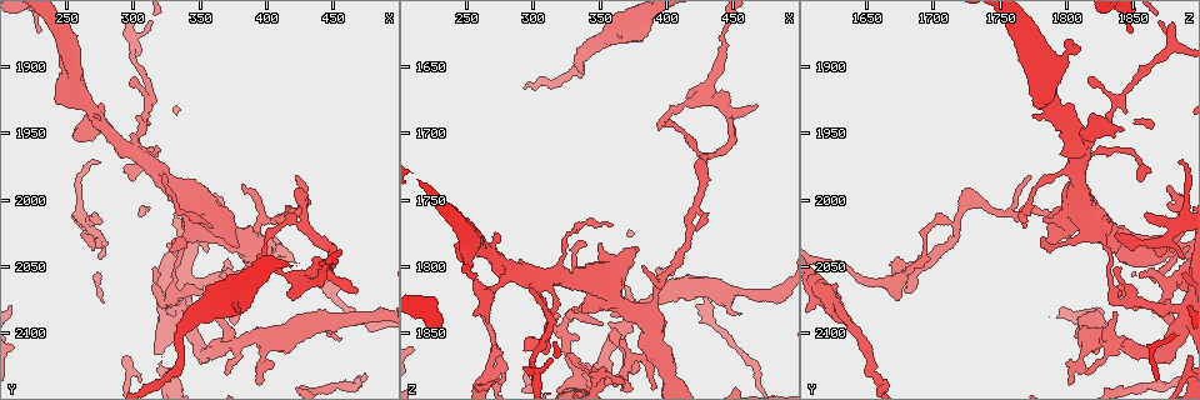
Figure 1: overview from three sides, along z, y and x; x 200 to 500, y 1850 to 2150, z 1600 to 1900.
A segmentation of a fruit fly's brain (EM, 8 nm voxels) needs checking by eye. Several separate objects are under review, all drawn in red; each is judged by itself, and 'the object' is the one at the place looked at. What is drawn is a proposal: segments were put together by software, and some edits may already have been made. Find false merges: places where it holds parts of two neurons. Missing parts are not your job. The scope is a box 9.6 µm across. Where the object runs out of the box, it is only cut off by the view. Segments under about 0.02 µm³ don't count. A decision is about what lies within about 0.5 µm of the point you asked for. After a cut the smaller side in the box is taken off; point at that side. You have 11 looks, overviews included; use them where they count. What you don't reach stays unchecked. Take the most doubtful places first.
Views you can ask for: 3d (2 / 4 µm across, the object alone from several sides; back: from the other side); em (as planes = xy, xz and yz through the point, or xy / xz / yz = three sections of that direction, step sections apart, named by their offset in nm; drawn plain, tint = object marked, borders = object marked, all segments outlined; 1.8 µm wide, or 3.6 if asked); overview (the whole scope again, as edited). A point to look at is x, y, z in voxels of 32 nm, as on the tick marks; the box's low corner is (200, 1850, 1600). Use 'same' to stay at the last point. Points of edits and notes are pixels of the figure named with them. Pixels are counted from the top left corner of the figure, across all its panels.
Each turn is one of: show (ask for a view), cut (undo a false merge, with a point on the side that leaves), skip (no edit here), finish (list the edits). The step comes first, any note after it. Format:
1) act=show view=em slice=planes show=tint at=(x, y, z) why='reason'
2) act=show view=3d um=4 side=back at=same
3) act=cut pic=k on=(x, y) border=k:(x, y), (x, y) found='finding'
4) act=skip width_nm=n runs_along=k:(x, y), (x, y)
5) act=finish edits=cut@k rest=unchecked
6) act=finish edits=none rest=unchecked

act=show view=3d um=4 at=(370, 2060, 1874) why='arms part here'

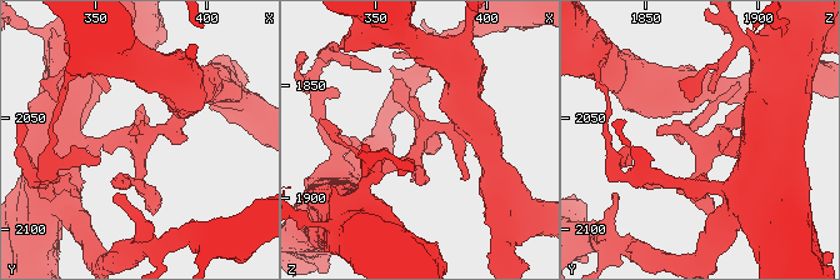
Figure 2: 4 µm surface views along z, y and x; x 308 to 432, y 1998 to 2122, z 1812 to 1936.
act=show view=em um=3.6 slice=xz step=8 show=tint at=(370, 2062, 1874) why='need the tissue'

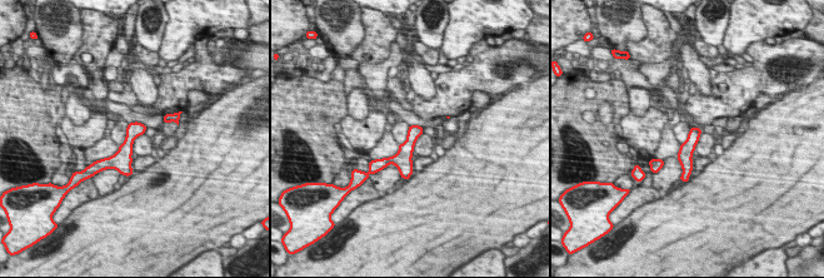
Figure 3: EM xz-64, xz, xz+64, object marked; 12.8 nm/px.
act=show view=em um=3.6 slice=planes show=tint at=same

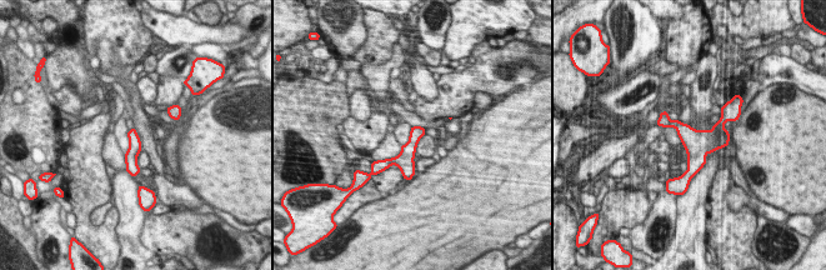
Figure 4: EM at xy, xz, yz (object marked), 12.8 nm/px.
act=skip width_nm=160 runs_along=4:(417, 129), (408, 150), (405, 174) found='one neuron here'

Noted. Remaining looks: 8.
act=show view=3d um=4 at=(300, 1888, 1878)

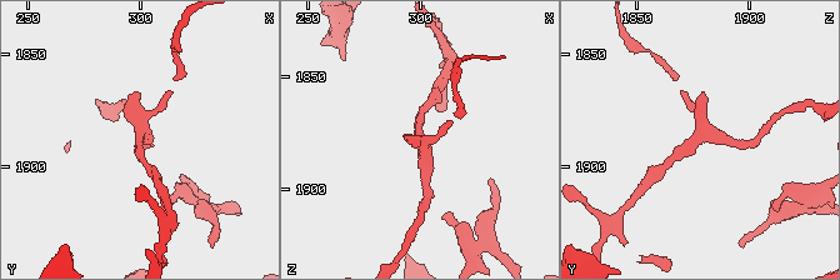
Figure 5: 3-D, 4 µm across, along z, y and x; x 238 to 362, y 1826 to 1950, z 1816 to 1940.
act=show view=em um=3.6 slice=planes show=borders at=(299, 1887, 1877) why='shape alone is not enough'

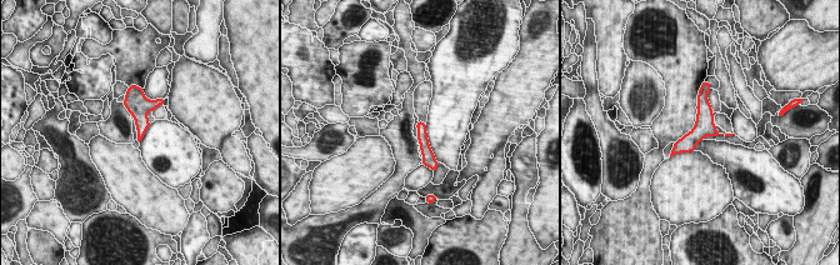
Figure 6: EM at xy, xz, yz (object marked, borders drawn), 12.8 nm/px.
act=skip found='all the same neuron'

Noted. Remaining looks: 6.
act=show view=3d um=2 at=(350, 1998, 1880) why='sharp bend'

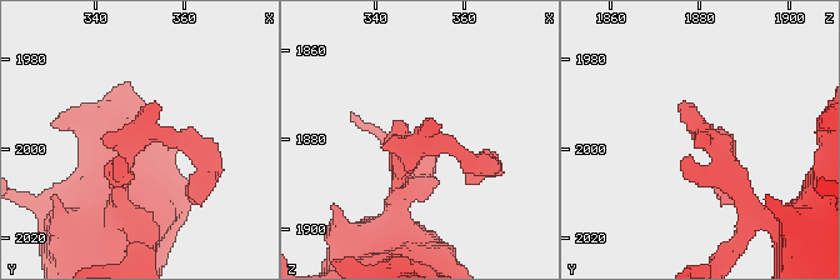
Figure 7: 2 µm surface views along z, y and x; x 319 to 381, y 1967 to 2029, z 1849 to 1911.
act=show view=em slice=planes show=plain at=(349, 1998, 1881)

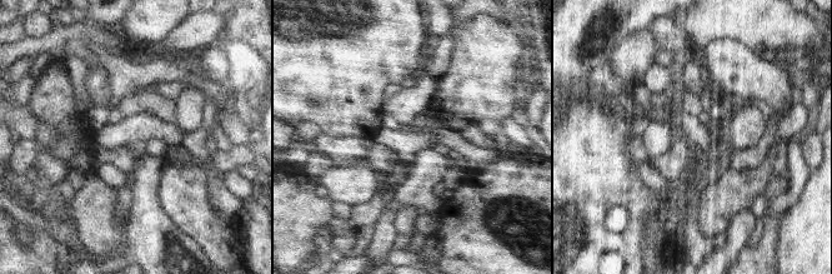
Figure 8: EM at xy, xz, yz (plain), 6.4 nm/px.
act=show view=em slice=planes show=tint at=same why='where the object lies'

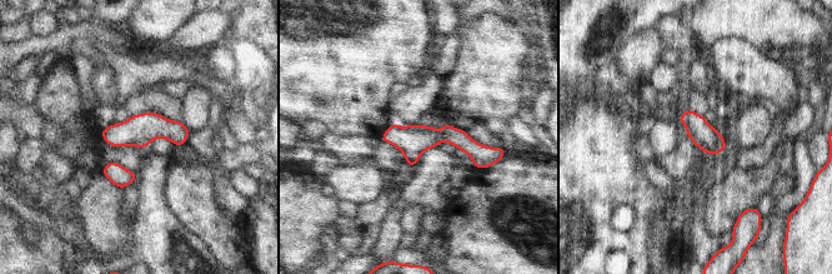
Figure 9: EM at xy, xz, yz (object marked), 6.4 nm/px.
act=skip runs_along=9:(385, 138), (456, 136), (491, 154) found='all the same neuron'

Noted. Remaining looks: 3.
act=show view=em slice=planes show=tint at=(324, 2076, 1844)

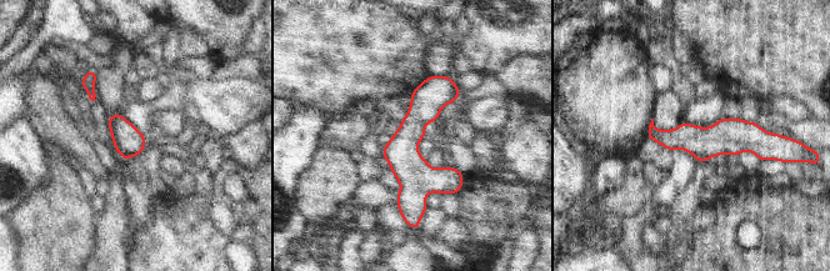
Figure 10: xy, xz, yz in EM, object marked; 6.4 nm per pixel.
act=skip width_nm=190 runs_along=10:(444, 79), (409, 134), (406, 211) found='one neuron here'

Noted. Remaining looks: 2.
act=finish edits=none rest=unchecked

